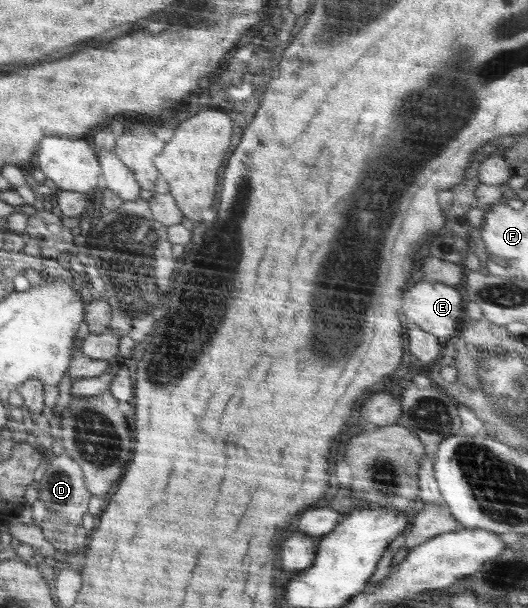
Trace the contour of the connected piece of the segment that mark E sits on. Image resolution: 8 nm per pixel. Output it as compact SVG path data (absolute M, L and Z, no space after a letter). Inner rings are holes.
M423 279L421 283L417 283L413 287L409 286L397 300L397 305L410 323L418 325L423 331L431 333L439 339L449 339L456 334L459 323L465 316L465 302L461 288Z

